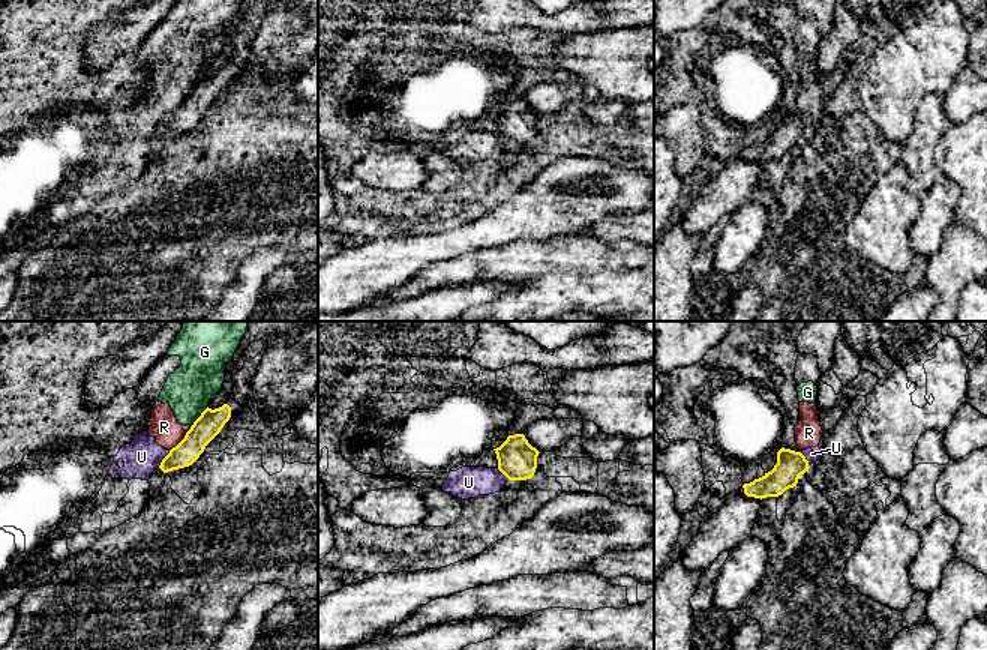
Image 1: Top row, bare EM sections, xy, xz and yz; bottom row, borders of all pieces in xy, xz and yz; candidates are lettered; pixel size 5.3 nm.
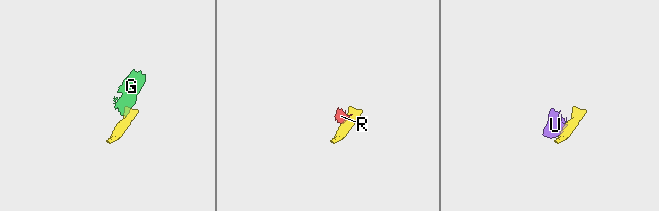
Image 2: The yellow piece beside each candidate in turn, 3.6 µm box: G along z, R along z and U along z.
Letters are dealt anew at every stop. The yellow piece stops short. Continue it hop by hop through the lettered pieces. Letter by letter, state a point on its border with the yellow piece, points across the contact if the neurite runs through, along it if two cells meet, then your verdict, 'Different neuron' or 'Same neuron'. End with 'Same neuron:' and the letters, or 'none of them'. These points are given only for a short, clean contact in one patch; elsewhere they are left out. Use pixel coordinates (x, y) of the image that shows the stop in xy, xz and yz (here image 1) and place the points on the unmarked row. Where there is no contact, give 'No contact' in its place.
G: Touches yellow at xy (198, 81). Boundary: xy (207, 71), (191, 90). Different neuron
R: Touches yellow at xy (183, 102). Boundary: xy (191, 90), (170, 114). Different neuron
U: Touches yellow at xy (162, 123). Boundary: xy (170, 114), (158, 131). Different neuron
Same neuron: none of them

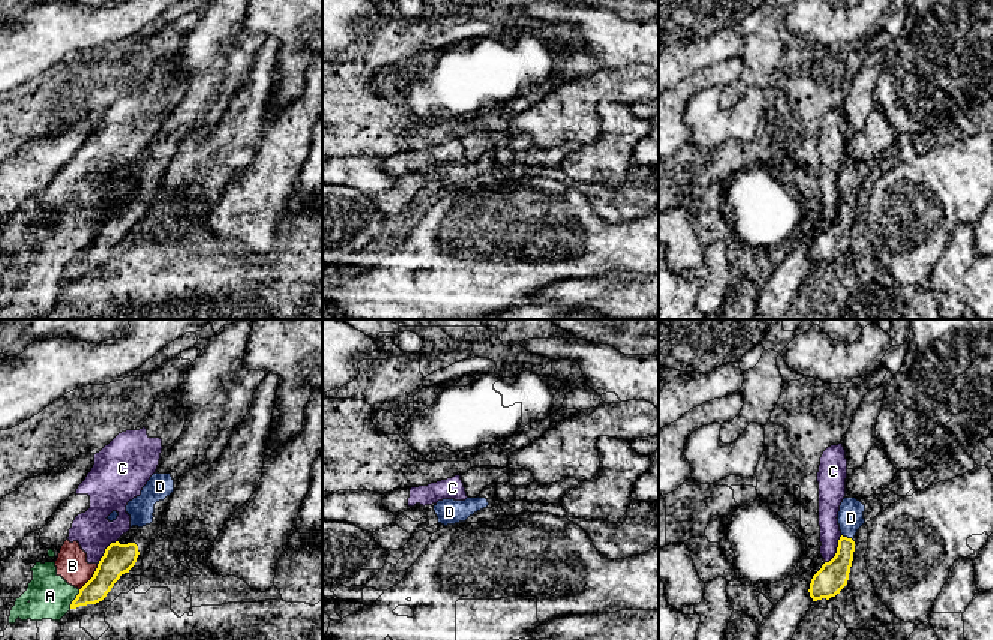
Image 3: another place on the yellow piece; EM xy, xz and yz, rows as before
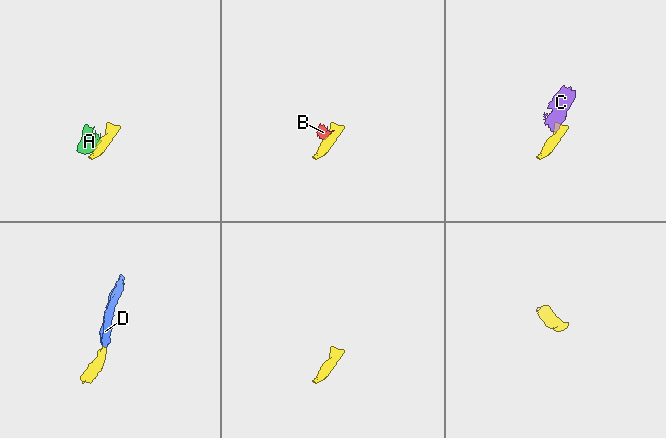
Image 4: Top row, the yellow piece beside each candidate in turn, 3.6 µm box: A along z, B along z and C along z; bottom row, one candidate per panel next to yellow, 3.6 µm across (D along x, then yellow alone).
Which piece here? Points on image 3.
A: Touches yellow at xy (75, 263). Boundary: xy (80, 254), (69, 272). Different neuron
B: Touches yellow at xy (92, 242). Boundary: xy (98, 228), (93, 240), (80, 254). Different neuron
C: Touches yellow at yz (837, 215). Boundary: yz (842, 200), (837, 216), (825, 227). Different neuron
D: Touches yellow at yz (846, 201). Path across: yz (833, 240), (843, 224), (846, 201), (851, 182). Same neuron
Same neuron: D

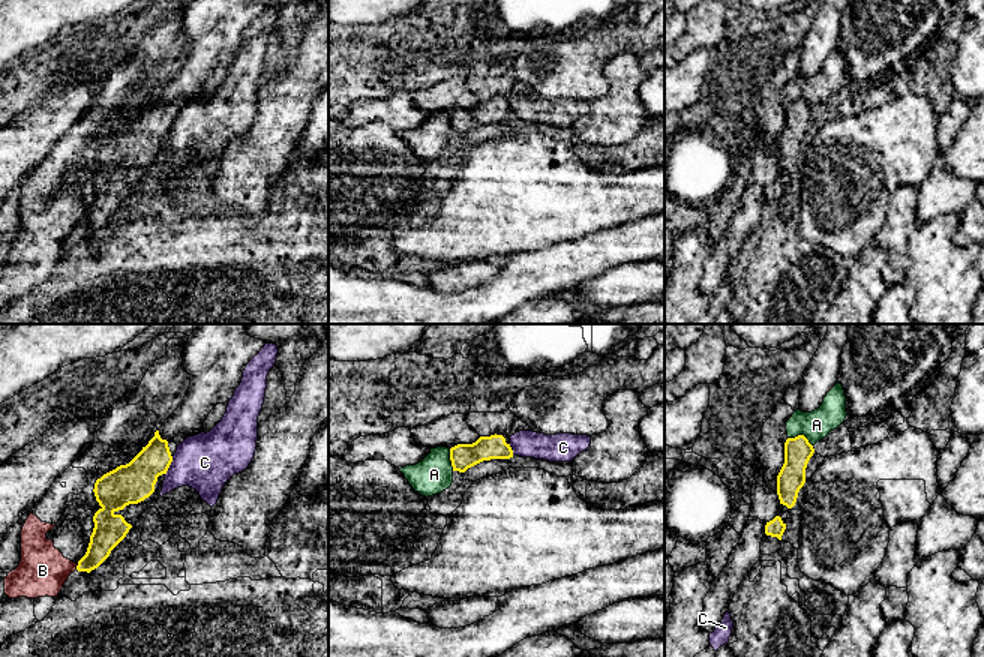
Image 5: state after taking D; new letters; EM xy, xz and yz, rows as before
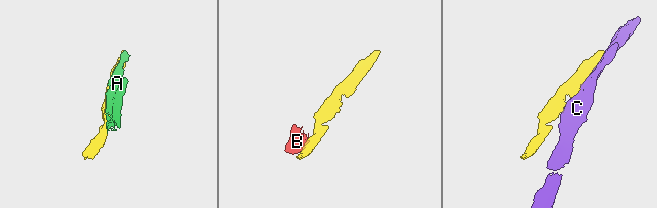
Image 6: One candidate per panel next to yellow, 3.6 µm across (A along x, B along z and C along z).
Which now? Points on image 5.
A: Touches yellow at yz (801, 99). Different neuron
B: Touches yellow at xy (77, 231). Boundary: xy (78, 228), (75, 233). Different neuron
C: Touches yellow at xy (168, 129). Different neuron
Same neuron: none of them

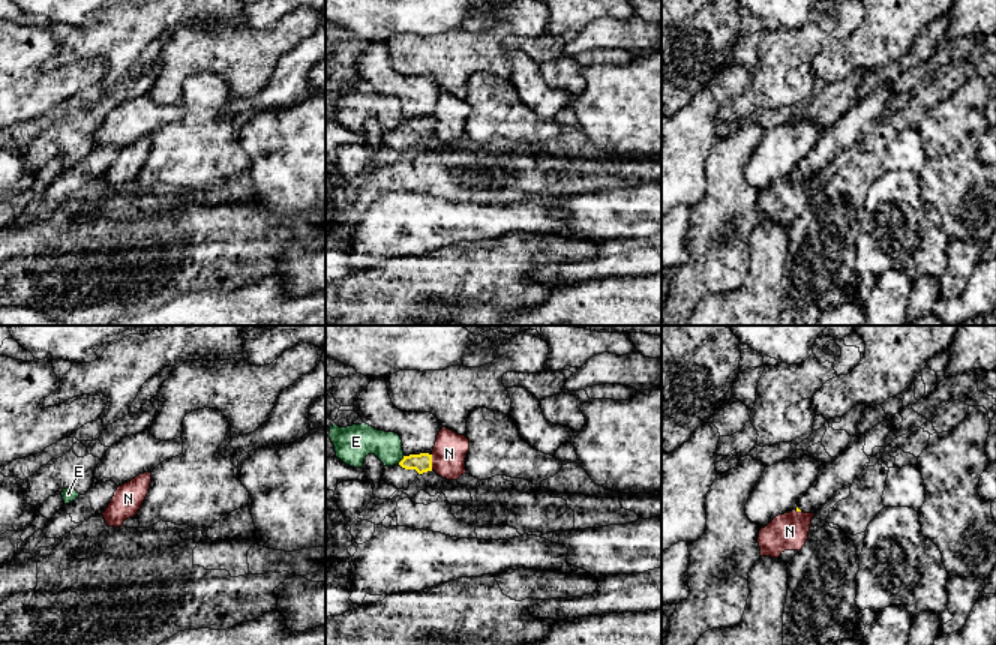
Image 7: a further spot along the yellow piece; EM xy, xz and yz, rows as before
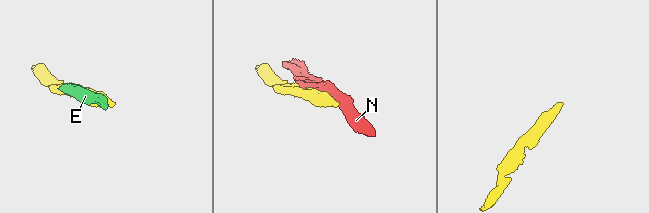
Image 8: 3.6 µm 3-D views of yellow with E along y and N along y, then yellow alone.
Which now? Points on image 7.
E: Touches yellow at xz (402, 123). Different neuron
N: Touches yellow at xz (431, 125). Different neuron
Same neuron: none of them

